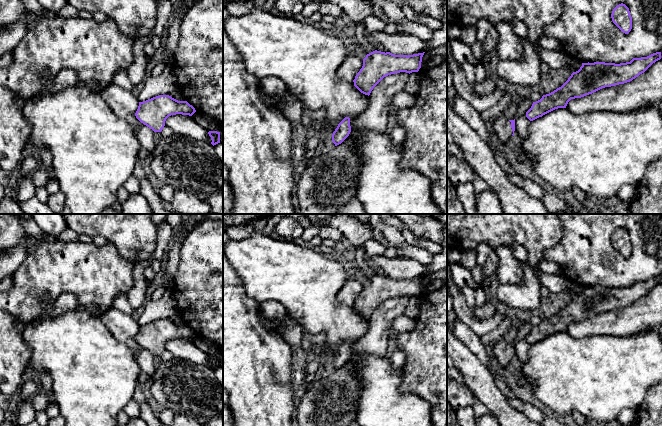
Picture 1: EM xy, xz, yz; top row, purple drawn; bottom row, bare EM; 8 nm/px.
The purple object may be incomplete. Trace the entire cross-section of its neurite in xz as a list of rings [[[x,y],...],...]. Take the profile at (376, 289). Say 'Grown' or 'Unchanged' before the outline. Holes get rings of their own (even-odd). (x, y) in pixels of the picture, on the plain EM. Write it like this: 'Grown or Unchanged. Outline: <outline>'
Unchanged. Outline: [[[375,274],[363,283],[363,290],[353,304],[354,310],[361,317],[369,320],[373,312],[388,299],[418,296],[424,277],[407,280]]]

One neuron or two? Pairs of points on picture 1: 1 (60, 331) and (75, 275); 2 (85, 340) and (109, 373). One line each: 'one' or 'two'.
1: two
2: one

